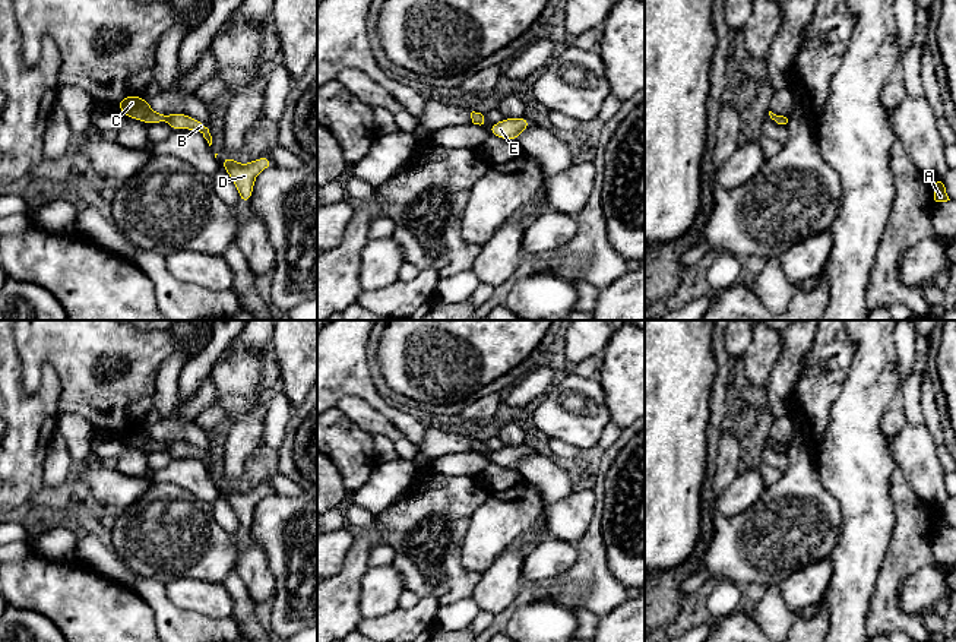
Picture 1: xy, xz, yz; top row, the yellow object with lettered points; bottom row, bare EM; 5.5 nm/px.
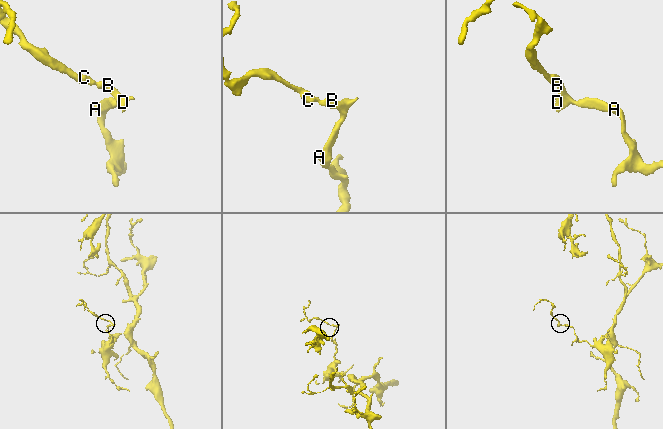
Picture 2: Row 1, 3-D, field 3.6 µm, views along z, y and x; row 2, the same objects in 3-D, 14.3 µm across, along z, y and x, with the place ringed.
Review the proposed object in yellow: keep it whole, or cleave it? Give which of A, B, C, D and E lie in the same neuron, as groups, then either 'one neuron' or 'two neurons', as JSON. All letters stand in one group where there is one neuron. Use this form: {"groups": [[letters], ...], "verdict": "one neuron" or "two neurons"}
{"groups": [["A", "B", "C", "D", "E"]], "verdict": "one neuron"}

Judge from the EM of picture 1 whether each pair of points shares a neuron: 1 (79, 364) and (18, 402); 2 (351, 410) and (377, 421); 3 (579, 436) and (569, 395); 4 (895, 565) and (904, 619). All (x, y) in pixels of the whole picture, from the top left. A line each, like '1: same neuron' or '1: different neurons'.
1: different neurons
2: same neuron
3: same neuron
4: same neuron

